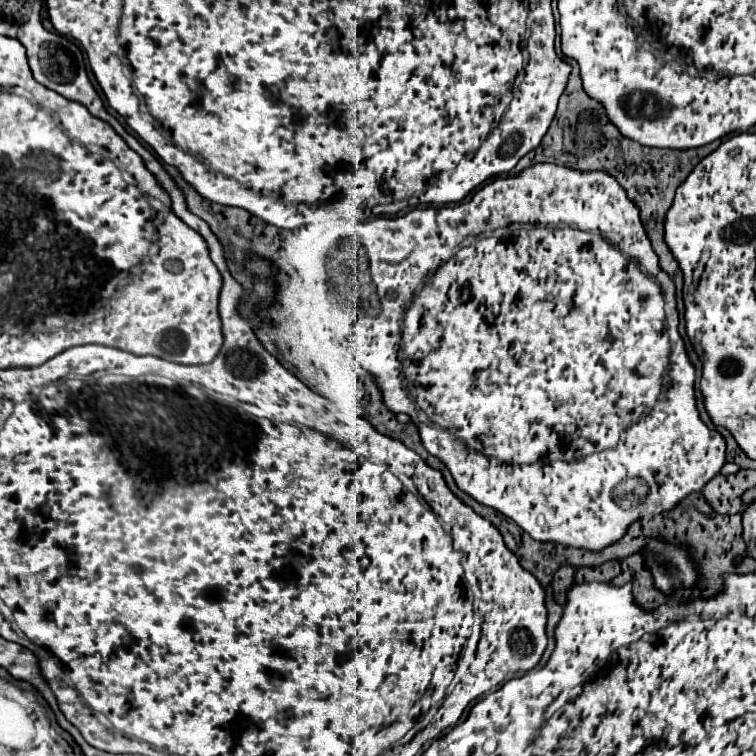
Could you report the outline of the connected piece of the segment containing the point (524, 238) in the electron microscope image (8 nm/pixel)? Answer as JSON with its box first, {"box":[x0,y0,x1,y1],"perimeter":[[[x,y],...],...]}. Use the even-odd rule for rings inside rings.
{"box":[350,163,726,551],"perimeter":[[[536,163],[516,177],[496,179],[488,183],[468,203],[412,209],[402,217],[380,217],[368,223],[356,223],[356,239],[352,241],[364,247],[360,255],[368,259],[368,275],[364,275],[364,279],[368,279],[368,291],[364,291],[368,295],[368,311],[356,315],[356,323],[352,323],[350,327],[354,335],[354,357],[358,359],[360,353],[380,353],[380,389],[386,407],[392,405],[392,411],[408,413],[412,417],[412,421],[420,429],[422,445],[432,455],[442,459],[442,463],[450,469],[454,481],[464,493],[472,495],[478,503],[488,505],[502,515],[514,519],[536,541],[552,541],[566,547],[602,551],[604,547],[616,543],[626,533],[632,521],[644,515],[658,515],[660,511],[670,511],[680,499],[684,499],[684,495],[690,495],[692,491],[702,491],[702,487],[720,473],[724,465],[726,443],[722,435],[708,429],[698,415],[694,390],[696,372],[678,332],[679,313],[675,307],[666,307],[664,313],[662,290],[667,298],[675,299],[675,285],[667,273],[660,270],[658,256],[648,243],[648,235],[640,223],[636,205],[624,195],[618,181],[604,171],[580,173],[552,163]],[[514,223],[520,223],[524,227],[516,231],[510,239],[484,239],[470,247],[462,247],[458,255],[452,257],[454,249],[468,235],[496,231]],[[444,263],[448,263],[448,297],[440,297],[438,293],[426,289],[430,283],[428,279],[432,279],[432,275]],[[668,367],[673,386],[658,399],[662,391],[662,375],[668,371]]]}

